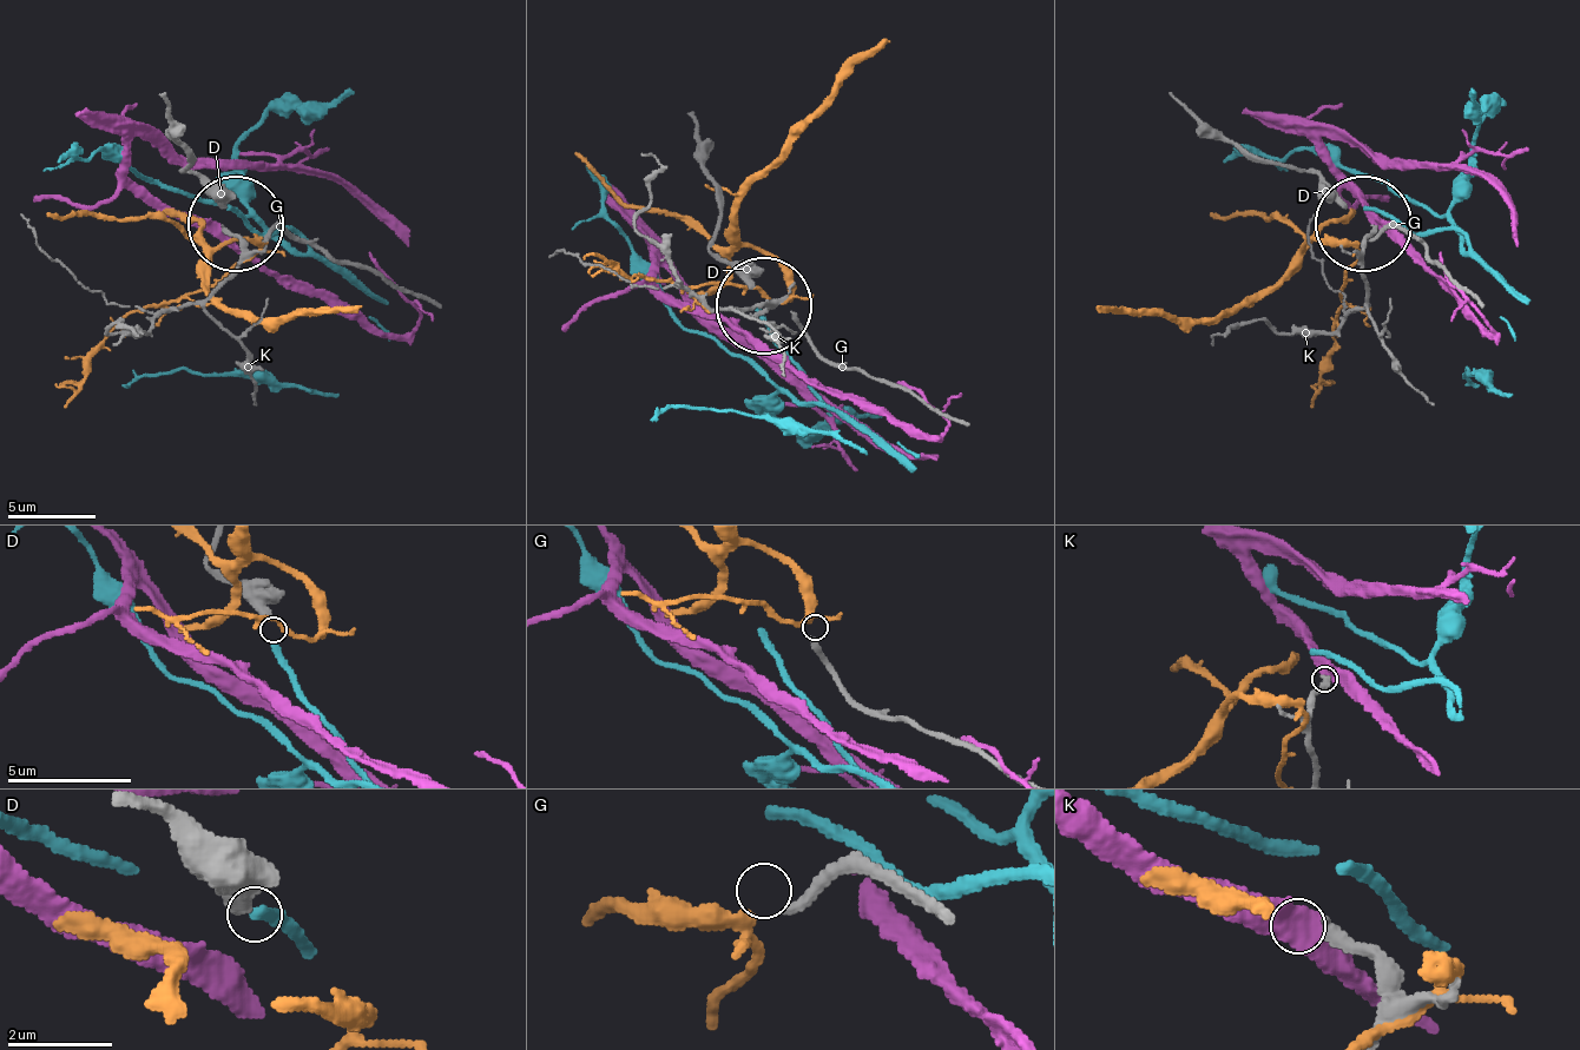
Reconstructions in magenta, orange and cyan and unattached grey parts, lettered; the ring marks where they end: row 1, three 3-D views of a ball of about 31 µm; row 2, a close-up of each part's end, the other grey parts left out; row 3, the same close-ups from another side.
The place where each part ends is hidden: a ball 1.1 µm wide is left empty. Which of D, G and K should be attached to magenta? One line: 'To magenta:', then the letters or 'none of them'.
To magenta: K

